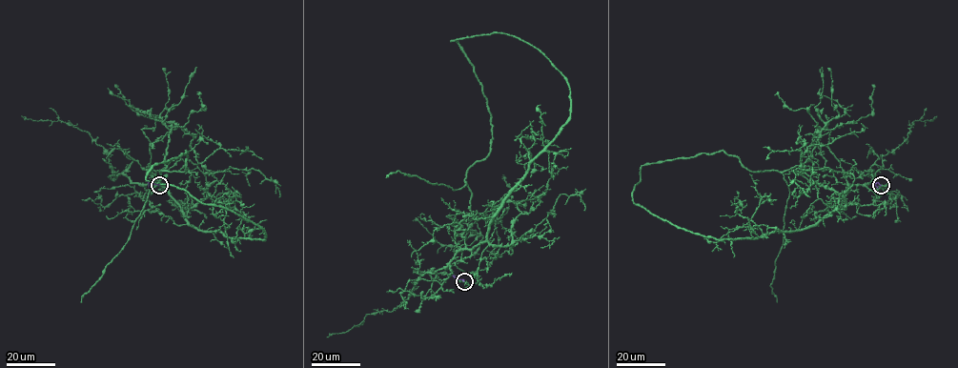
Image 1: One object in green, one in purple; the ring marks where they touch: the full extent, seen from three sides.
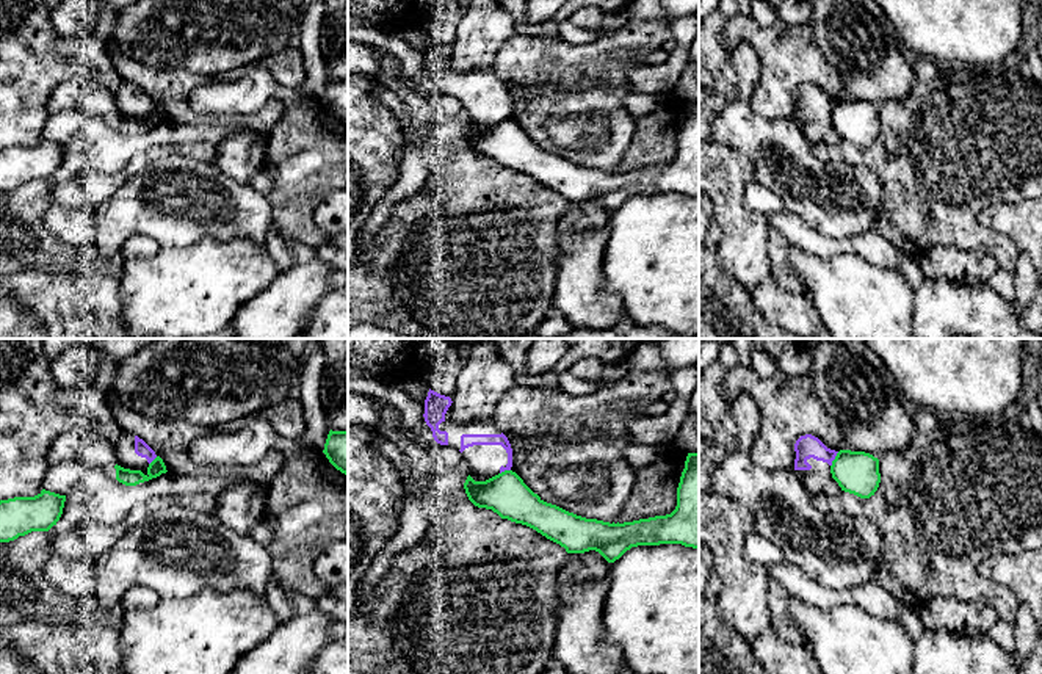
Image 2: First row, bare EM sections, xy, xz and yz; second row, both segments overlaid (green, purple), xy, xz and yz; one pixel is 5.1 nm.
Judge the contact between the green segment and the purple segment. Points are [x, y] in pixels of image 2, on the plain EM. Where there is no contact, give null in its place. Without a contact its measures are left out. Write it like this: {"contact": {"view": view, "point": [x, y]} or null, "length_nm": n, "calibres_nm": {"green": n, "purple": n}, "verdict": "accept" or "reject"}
{"contact": {"view": "yz", "point": [834, 108]}, "length_nm": 90, "calibres_nm": {"green": 220, "purple": 120}, "verdict": "reject"}

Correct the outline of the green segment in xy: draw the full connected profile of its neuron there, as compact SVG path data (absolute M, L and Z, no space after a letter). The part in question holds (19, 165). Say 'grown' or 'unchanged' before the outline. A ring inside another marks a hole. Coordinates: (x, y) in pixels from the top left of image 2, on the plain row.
unchanged | M42 138L34 146L0 149L0 191L49 180L60 169L66 144Z

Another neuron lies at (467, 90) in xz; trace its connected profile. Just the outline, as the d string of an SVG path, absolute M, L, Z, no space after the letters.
M429 38L425 49L425 71L440 94L462 102L464 116L475 130L486 130L512 116L512 97L494 71L461 72L445 67L451 47Z

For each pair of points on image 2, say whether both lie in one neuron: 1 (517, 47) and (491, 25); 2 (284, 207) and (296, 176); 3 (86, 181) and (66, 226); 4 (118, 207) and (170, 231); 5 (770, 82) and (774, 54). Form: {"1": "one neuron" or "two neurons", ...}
{"1": "two neurons", "2": "one neuron", "3": "one neuron", "4": "one neuron", "5": "one neuron"}

